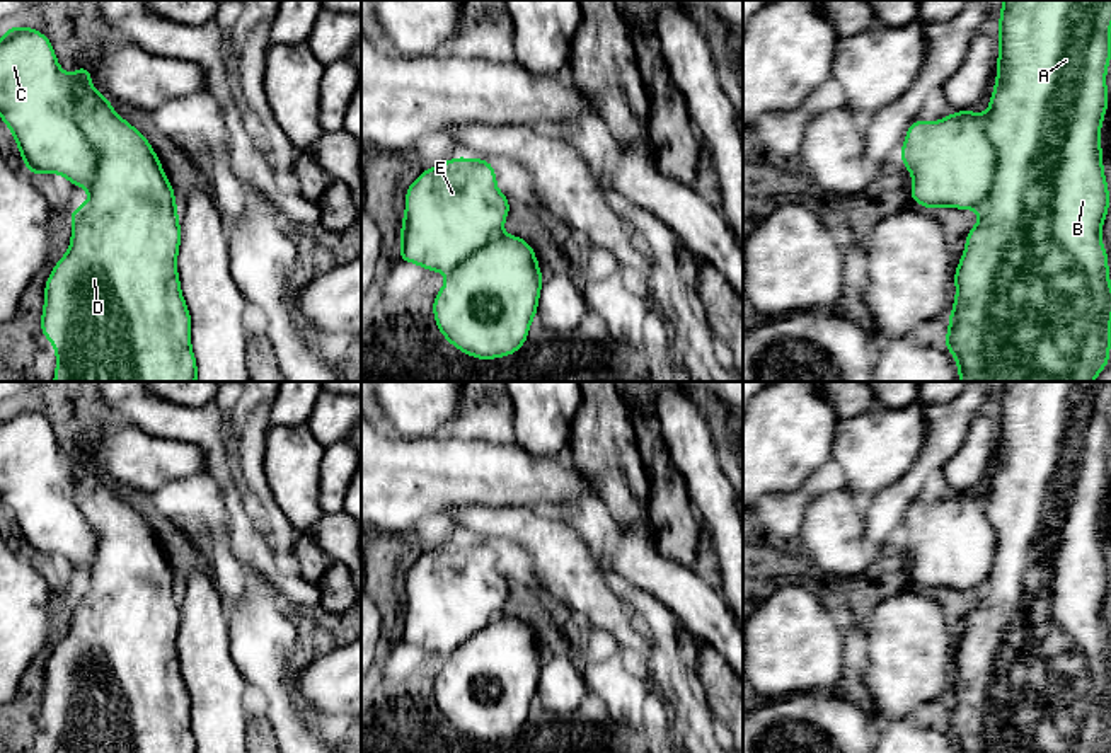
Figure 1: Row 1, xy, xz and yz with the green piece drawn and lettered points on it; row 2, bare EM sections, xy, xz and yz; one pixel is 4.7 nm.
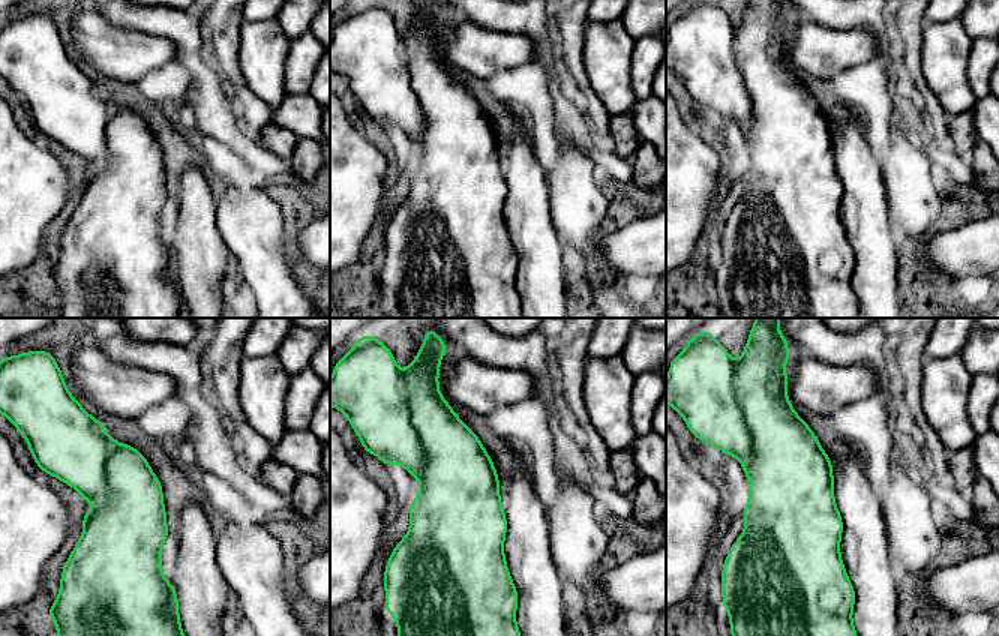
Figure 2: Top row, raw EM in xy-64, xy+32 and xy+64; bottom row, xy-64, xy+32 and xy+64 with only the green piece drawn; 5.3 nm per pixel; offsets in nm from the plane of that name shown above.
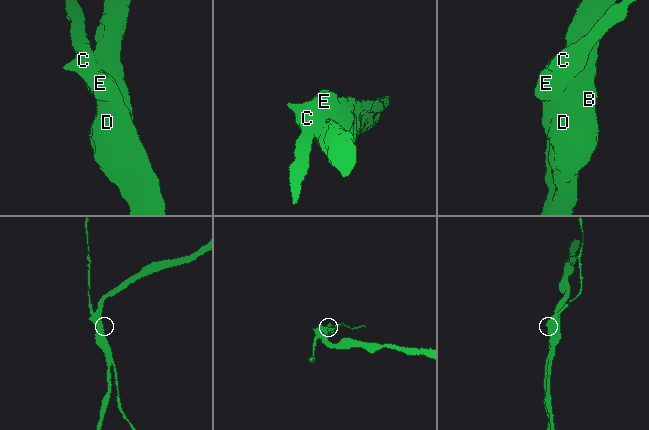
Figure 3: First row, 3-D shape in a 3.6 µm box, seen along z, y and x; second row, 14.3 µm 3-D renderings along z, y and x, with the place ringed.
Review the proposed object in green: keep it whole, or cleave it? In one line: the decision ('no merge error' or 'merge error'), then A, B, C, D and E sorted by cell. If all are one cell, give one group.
merge error; A B D / C E

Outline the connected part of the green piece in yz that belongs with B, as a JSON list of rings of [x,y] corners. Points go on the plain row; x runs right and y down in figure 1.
[[[1002,382],[999,400],[997,462],[985,513],[997,537],[993,566],[978,605],[966,617],[966,629],[954,654],[956,681],[949,695],[944,727],[953,734],[959,753],[1101,753],[1109,744],[1111,727],[1111,661],[1101,610],[1109,589],[1109,572],[1102,552],[1101,508],[1108,491],[1106,451],[1111,443],[1111,382]]]

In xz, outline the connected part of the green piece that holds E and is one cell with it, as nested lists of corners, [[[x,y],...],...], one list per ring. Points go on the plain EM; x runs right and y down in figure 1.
[[[457,538],[426,550],[406,574],[400,642],[450,656],[472,634],[501,617],[509,581],[496,569],[496,552],[482,540]]]

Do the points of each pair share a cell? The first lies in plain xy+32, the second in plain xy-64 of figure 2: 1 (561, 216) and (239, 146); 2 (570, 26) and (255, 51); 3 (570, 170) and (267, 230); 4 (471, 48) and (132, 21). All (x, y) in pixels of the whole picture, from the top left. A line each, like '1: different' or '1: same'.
1: different
2: different
3: same
4: different

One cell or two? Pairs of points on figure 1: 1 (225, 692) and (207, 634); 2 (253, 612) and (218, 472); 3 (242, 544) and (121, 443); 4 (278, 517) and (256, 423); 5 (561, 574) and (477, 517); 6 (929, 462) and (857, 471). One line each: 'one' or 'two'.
1: one
2: two
3: two
4: one
5: one
6: two

